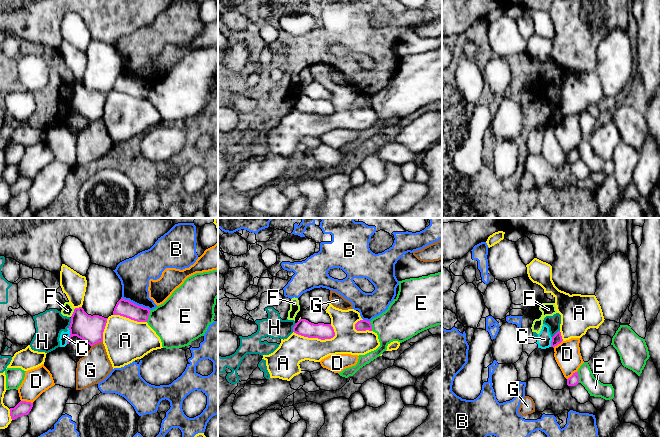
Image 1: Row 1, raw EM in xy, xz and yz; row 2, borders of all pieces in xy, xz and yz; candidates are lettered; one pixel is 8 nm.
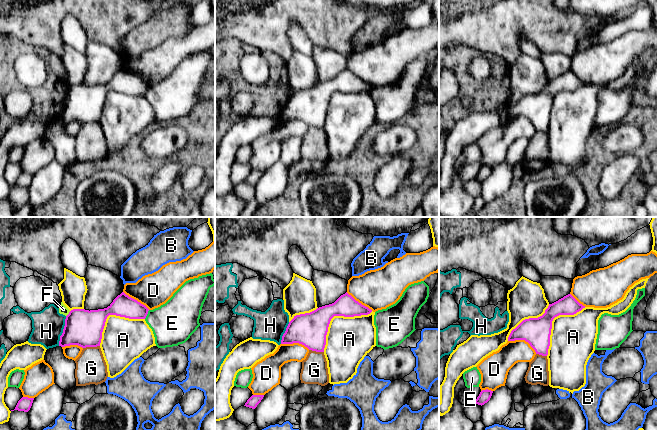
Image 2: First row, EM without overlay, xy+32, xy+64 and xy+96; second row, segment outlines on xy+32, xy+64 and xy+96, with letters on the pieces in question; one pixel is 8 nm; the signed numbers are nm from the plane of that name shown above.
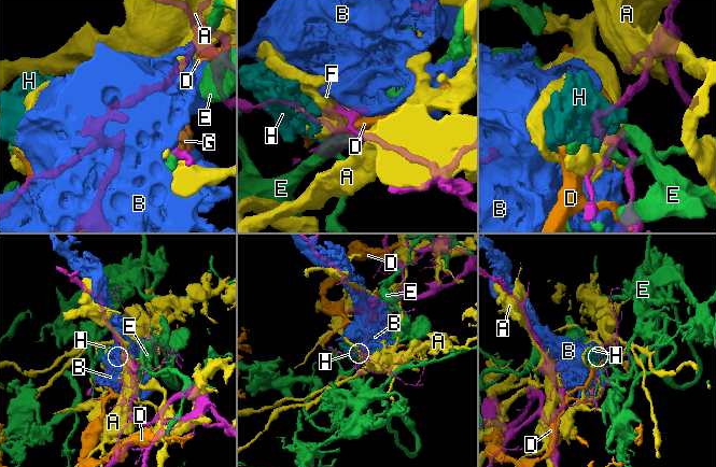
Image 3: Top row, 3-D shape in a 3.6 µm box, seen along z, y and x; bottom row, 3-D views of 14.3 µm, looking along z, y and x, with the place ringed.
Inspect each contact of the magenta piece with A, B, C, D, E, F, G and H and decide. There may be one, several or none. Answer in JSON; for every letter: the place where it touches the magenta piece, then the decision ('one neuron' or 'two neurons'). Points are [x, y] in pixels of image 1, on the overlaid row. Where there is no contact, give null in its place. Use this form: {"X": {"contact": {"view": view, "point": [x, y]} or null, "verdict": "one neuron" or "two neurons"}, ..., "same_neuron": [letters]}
{"A": {"contact": {"view": "xz", "point": [314, 337]}, "verdict": "two neurons"}, "B": {"contact": {"view": "xy", "point": [135, 304]}, "verdict": "two neurons"}, "C": {"contact": {"view": "xy", "point": [69, 336]}, "verdict": "two neurons"}, "D": {"contact": {"view": "xy", "point": [27, 402]}, "verdict": "two neurons"}, "E": {"contact": {"view": "xy", "point": [148, 316]}, "verdict": "two neurons"}, "F": {"contact": {"view": "xy", "point": [73, 313]}, "verdict": "two neurons"}, "G": {"contact": {"view": "xy", "point": [96, 343]}, "verdict": "two neurons"}, "H": {"contact": {"view": "xy", "point": [70, 323]}, "verdict": "two neurons"}, "same_neuron": []}

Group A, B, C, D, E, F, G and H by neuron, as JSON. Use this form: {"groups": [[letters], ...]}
{"groups": [["A"], ["B", "C", "F", "H"], ["D"], ["E"], ["G"]]}

